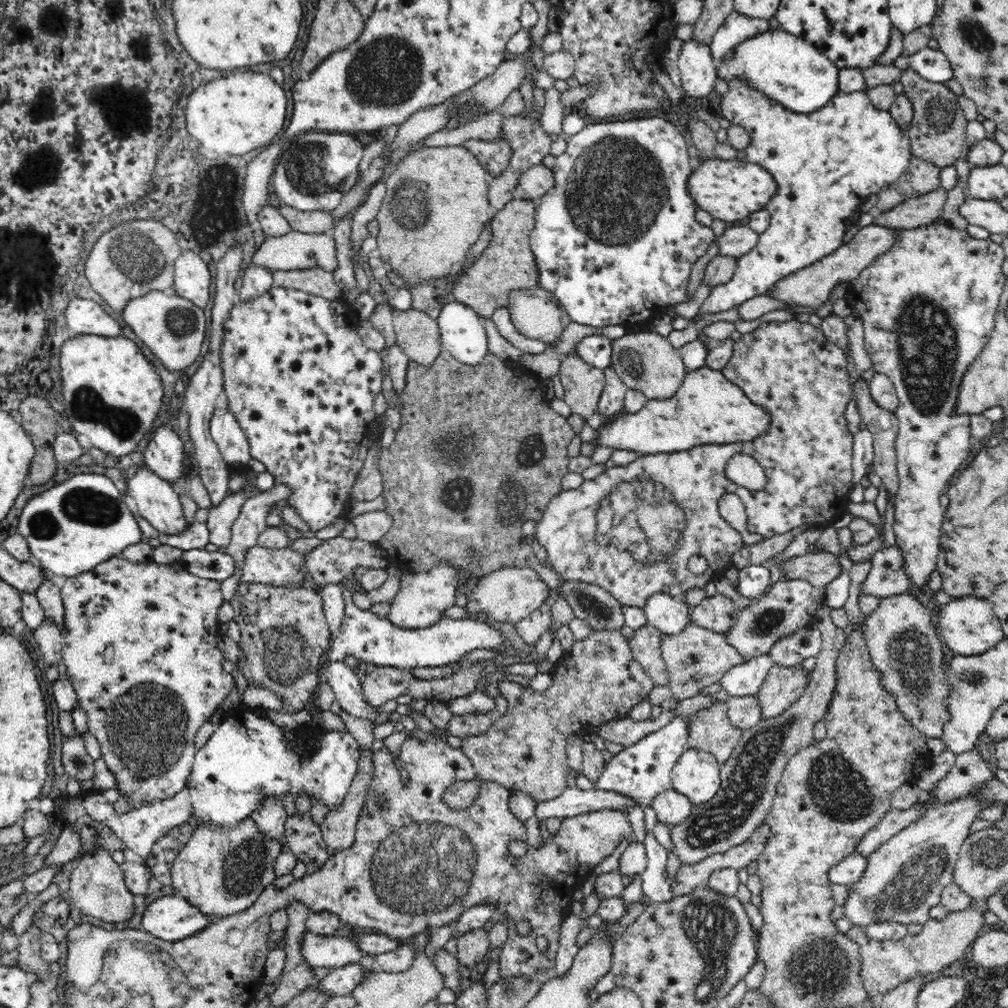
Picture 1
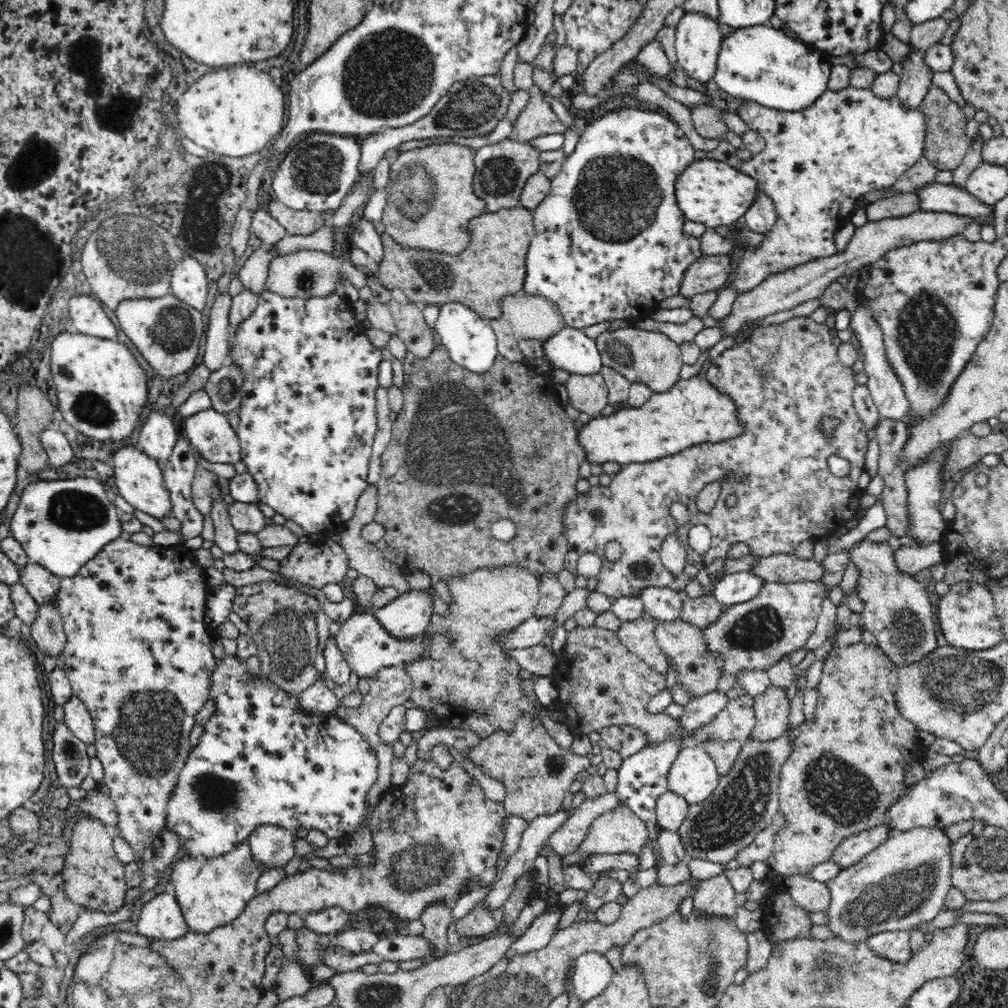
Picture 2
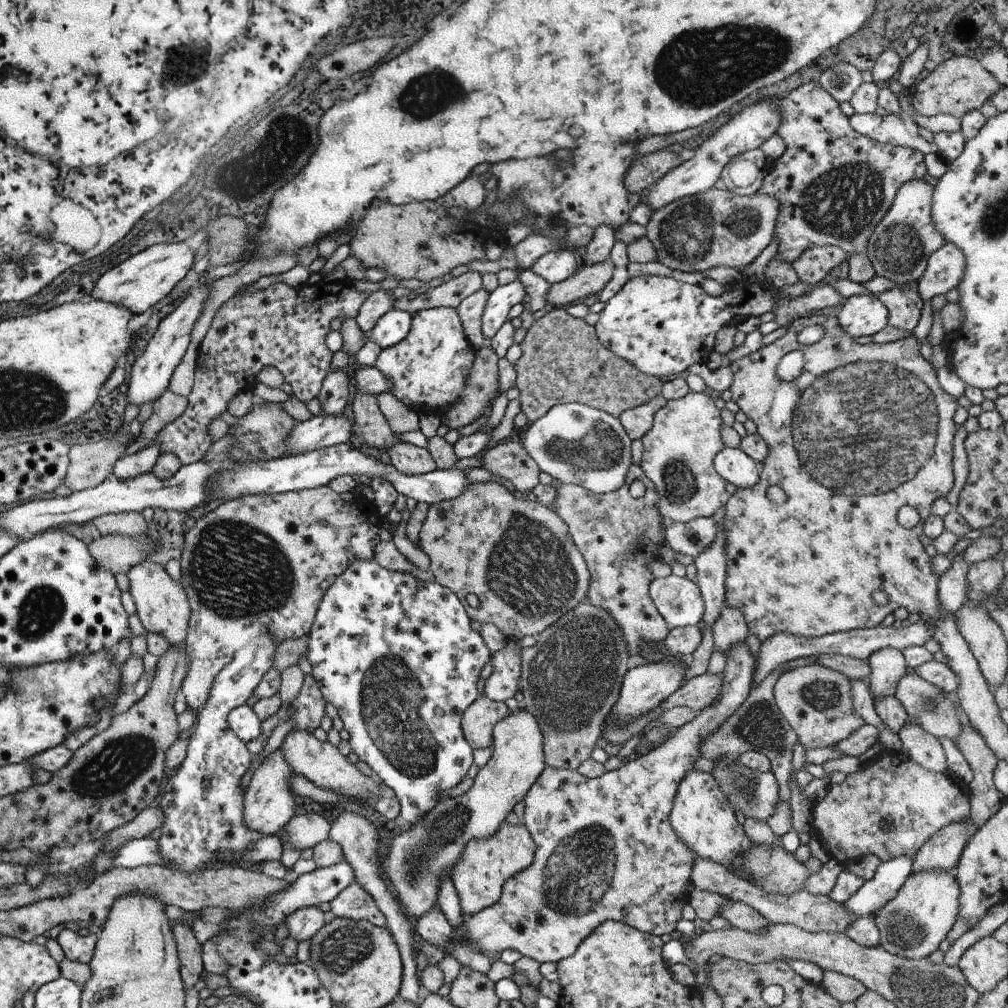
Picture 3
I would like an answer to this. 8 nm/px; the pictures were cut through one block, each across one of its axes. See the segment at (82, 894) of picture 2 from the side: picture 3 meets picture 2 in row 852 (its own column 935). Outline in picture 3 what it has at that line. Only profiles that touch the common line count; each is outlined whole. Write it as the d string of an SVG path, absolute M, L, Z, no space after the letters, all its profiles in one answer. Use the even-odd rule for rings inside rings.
M951 56L949 60L935 66L935 70L929 72L919 84L915 84L915 94L909 100L911 104L905 104L905 100L903 100L903 106L915 110L917 114L921 114L925 118L953 116L953 118L961 120L967 112L979 110L981 104L985 100L989 100L999 88L1001 88L999 82L979 64L977 58Z

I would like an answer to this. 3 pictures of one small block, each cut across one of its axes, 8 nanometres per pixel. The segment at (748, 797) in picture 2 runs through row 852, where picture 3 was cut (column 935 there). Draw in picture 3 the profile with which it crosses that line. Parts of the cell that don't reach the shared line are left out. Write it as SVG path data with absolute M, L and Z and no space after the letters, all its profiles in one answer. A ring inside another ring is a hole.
M905 674L901 676L899 684L897 684L897 690L895 690L895 700L899 700L903 704L903 708L907 710L907 722L913 722L913 724L919 724L921 730L925 730L927 734L933 734L935 738L949 738L951 742L955 742L955 738L959 736L961 732L961 720L963 720L963 714L957 712L957 702L951 694L945 694L943 690L939 690L937 686L929 684L927 680L919 678L917 674Z

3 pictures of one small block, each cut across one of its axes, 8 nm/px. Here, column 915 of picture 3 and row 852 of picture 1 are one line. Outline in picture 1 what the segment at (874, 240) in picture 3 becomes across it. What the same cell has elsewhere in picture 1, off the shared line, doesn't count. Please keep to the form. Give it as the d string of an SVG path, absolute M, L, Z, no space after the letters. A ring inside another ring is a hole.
M252 818L242 820L232 830L220 830L210 826L198 826L192 838L186 842L172 868L172 886L178 890L194 910L212 922L230 918L248 910L266 886L274 884L276 858L282 854L282 846L258 832Z

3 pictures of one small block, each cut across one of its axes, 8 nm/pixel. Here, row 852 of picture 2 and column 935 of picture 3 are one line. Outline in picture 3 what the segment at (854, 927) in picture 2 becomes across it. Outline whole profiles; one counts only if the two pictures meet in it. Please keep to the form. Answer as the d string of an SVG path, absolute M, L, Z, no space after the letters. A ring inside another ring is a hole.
M927 870L909 874L897 894L875 912L873 920L879 930L879 946L905 960L925 960L937 950L959 918L959 884L953 870Z

